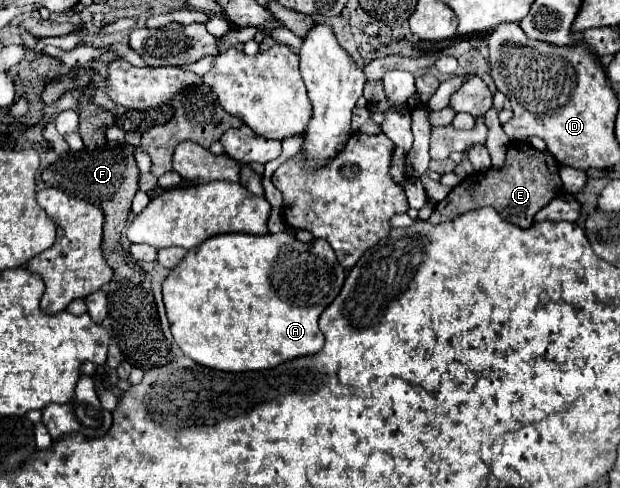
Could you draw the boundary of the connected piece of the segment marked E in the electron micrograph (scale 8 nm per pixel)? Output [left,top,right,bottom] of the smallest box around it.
[429,142,563,228]

